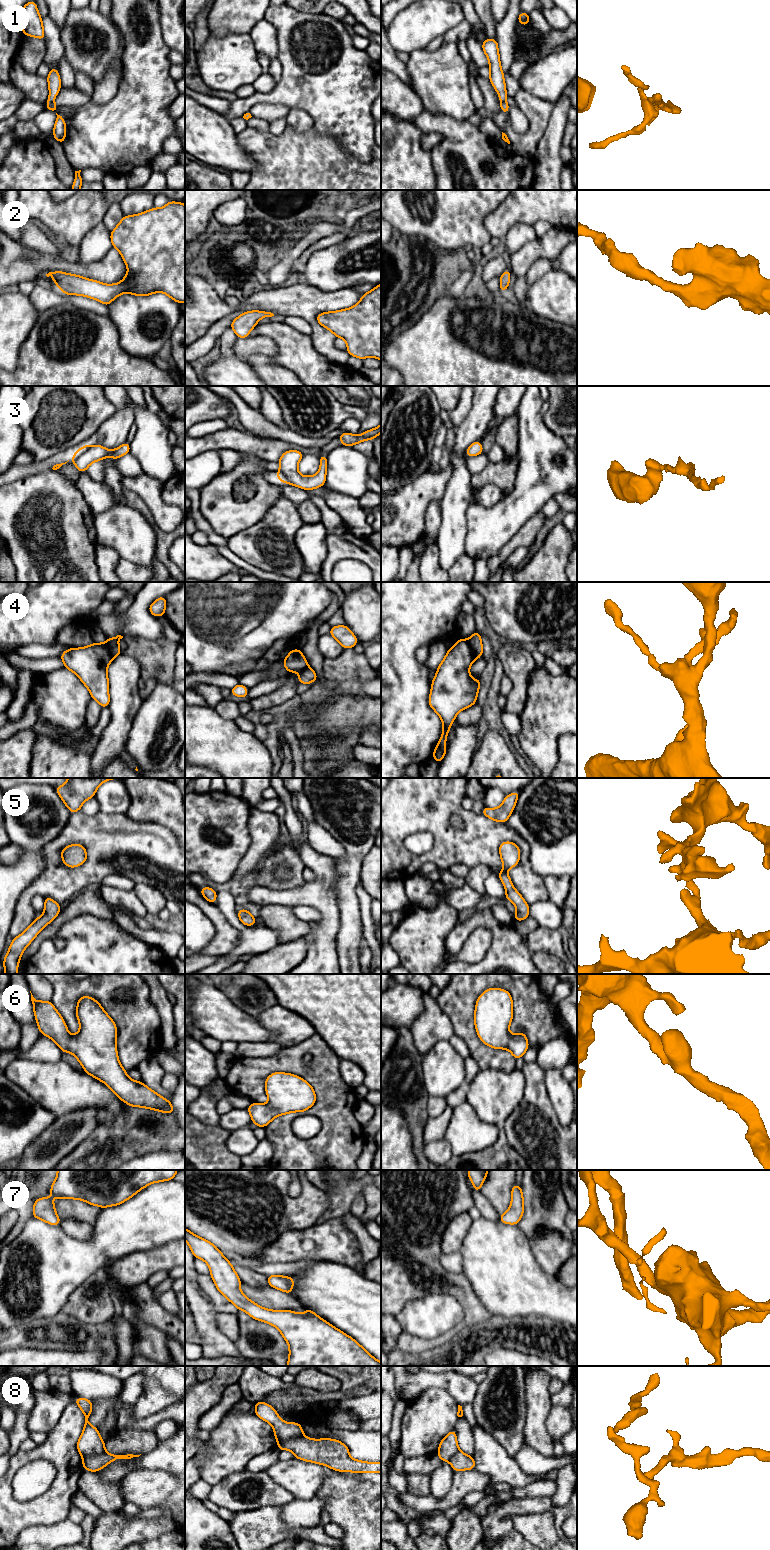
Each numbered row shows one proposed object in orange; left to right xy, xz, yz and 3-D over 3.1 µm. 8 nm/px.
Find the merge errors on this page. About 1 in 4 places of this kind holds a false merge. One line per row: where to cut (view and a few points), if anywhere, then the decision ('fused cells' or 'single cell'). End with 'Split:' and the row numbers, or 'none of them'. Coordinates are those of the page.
1: no cut; single cell
2: no cut; single cell
3: no cut; single cell
4: cut in yz along (467, 641), (470, 651), (475, 658); fused cells
5: no cut; single cell
6: no cut; single cell
7: no cut; single cell
8: cut in xz along (303, 1435), (297, 1438), (286, 1439), (278, 1444); fused cells
Split: 4, 8

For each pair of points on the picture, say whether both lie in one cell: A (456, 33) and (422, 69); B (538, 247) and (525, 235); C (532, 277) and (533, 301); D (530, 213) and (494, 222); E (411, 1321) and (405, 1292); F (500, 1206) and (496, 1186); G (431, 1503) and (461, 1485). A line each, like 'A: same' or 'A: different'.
A: different
B: different
C: different
D: same
E: different
F: same
G: same

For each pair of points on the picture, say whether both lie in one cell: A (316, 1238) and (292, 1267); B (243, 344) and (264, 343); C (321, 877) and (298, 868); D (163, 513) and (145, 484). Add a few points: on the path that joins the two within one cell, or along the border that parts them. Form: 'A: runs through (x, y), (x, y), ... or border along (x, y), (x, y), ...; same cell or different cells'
A: border along (316, 1260), (274, 1263); different cells
B: runs through (248, 344), (259, 344); same cell
C: border along (297, 847), (300, 858), (307, 867); different cells
D: runs through (157, 506), (150, 491); same cell

